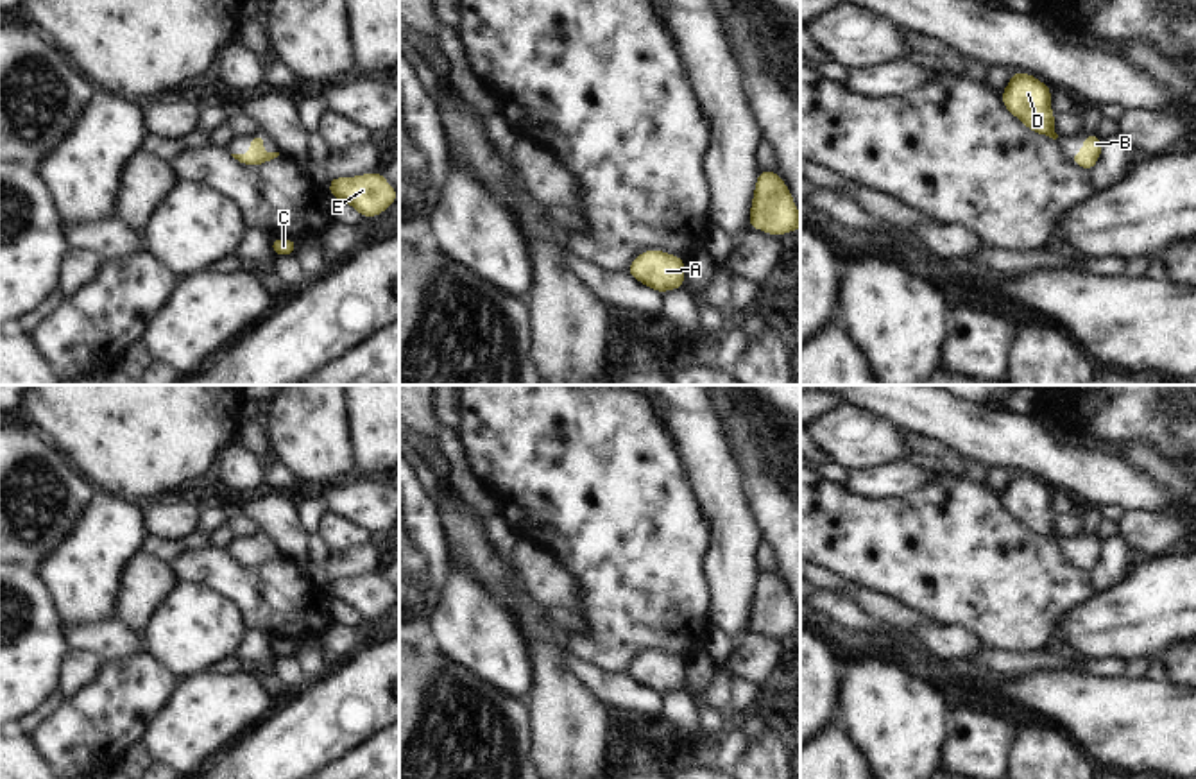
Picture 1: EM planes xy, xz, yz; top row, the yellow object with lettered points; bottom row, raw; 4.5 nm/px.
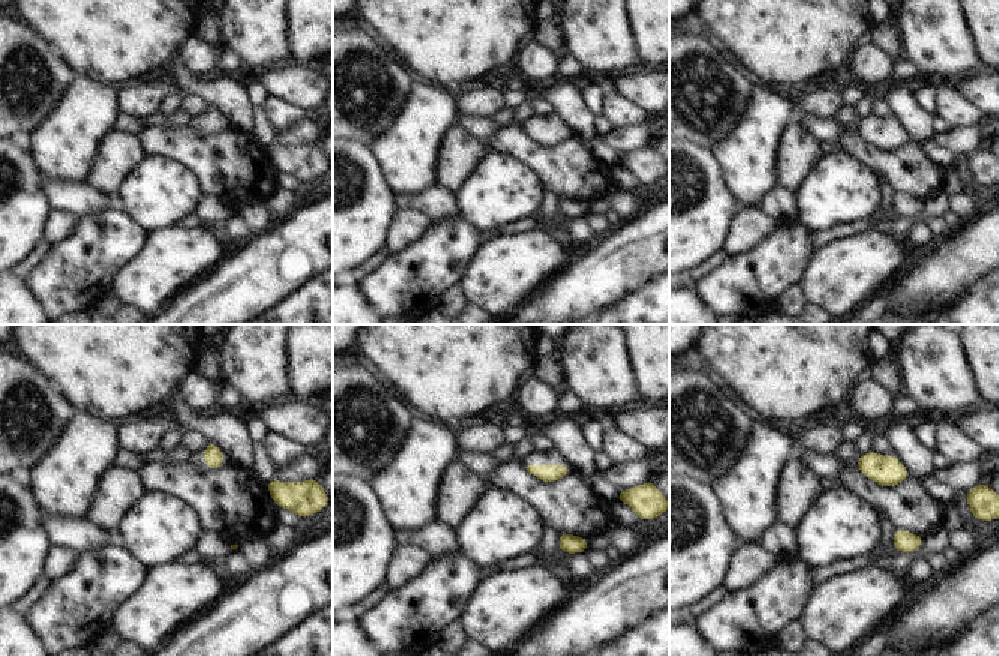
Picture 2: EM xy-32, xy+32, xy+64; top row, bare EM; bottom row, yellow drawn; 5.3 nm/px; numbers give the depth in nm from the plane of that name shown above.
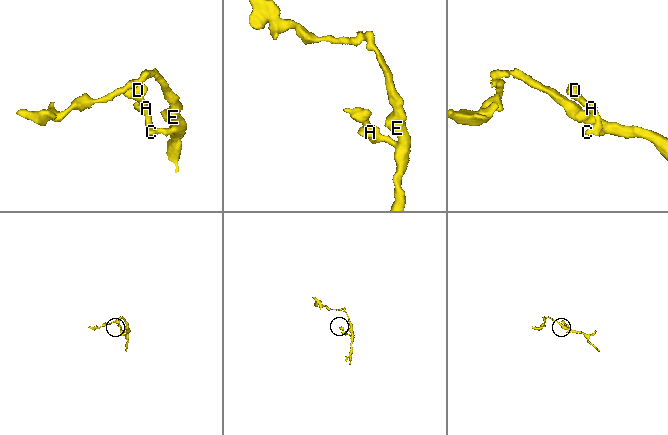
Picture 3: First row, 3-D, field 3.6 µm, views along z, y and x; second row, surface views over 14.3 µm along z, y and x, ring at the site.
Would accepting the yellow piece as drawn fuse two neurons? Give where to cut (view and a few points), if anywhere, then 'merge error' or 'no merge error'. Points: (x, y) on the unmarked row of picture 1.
no cut; no merge error

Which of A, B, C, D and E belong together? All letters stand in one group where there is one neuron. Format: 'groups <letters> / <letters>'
groups A B C D E

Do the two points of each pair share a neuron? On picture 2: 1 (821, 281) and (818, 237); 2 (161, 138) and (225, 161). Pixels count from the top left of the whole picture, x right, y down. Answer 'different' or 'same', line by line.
1: different
2: same

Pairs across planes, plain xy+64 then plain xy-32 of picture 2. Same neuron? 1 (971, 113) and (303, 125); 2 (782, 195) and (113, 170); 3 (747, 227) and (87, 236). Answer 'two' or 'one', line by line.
1: two
2: two
3: two

